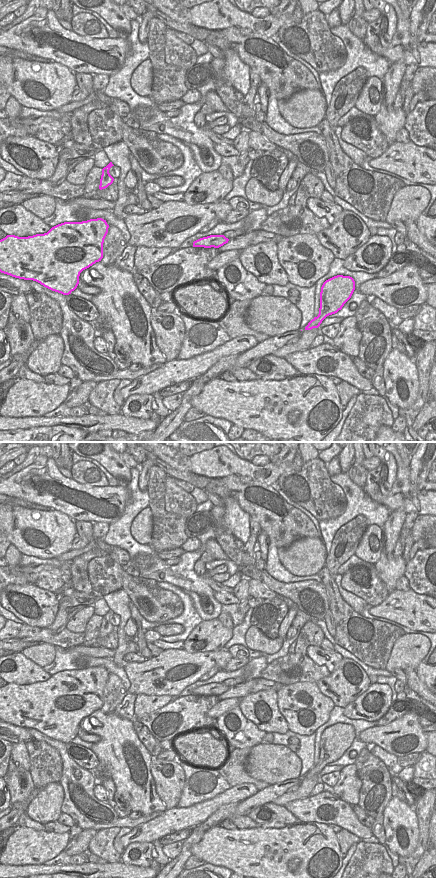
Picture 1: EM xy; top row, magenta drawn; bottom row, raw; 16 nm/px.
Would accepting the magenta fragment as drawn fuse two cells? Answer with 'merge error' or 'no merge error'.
no merge error

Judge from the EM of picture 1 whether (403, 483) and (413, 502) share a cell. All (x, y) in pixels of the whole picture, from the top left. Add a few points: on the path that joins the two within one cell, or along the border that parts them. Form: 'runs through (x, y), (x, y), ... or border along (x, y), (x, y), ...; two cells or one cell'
runs through (403, 488), (403, 492), (408, 497); one cell

